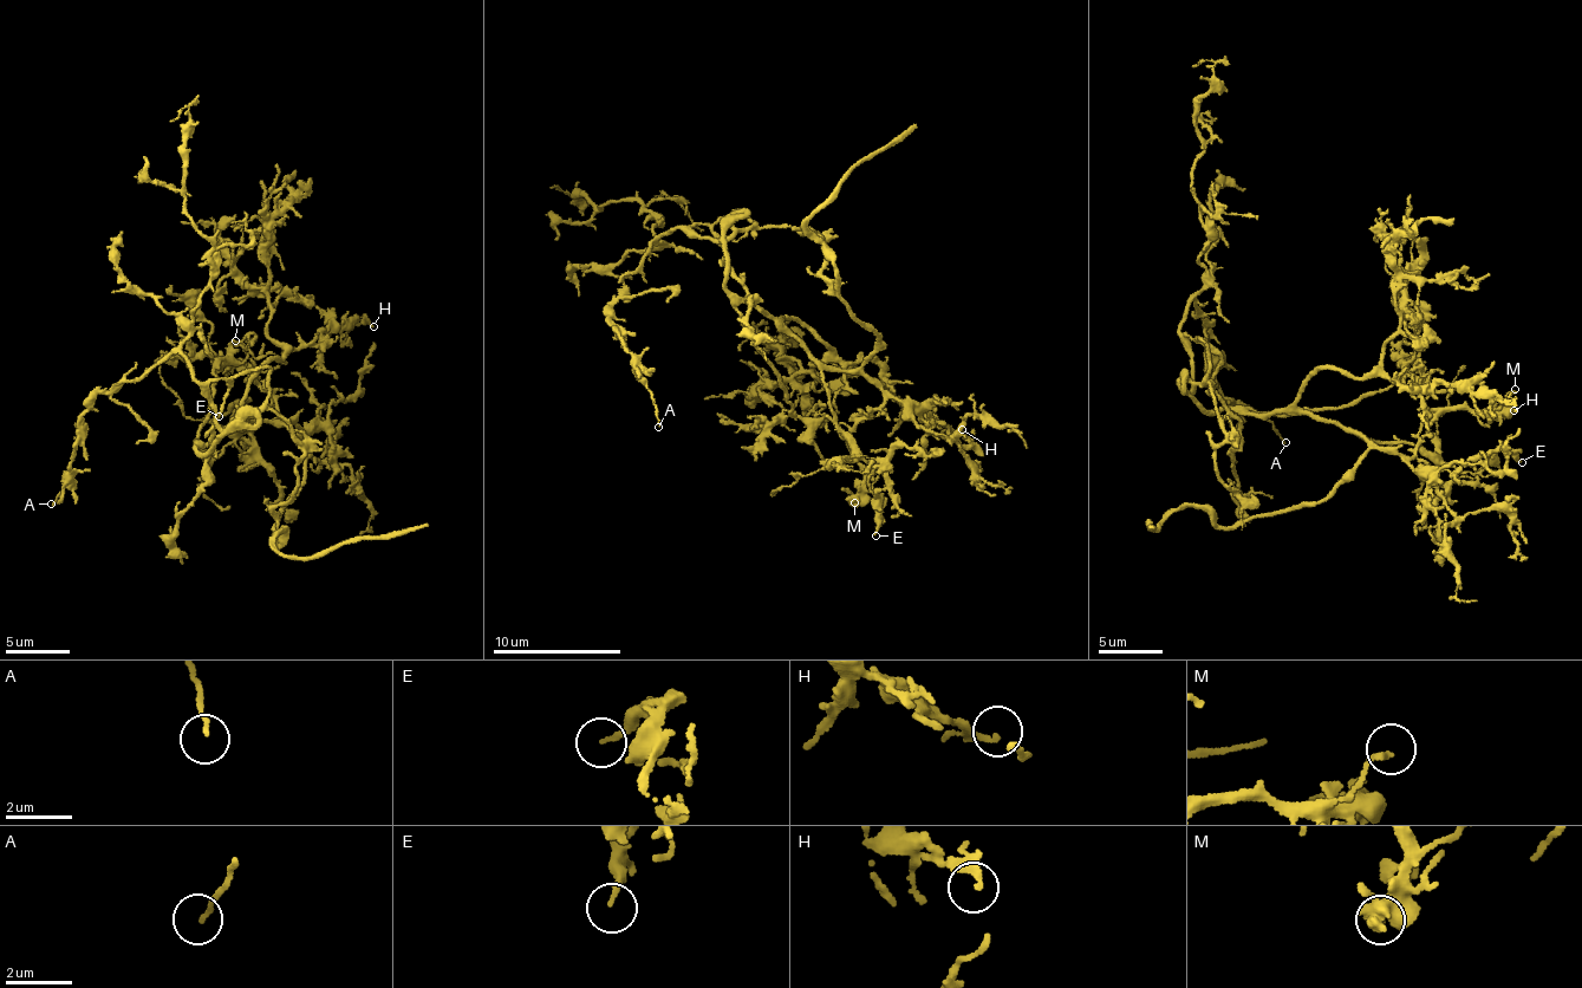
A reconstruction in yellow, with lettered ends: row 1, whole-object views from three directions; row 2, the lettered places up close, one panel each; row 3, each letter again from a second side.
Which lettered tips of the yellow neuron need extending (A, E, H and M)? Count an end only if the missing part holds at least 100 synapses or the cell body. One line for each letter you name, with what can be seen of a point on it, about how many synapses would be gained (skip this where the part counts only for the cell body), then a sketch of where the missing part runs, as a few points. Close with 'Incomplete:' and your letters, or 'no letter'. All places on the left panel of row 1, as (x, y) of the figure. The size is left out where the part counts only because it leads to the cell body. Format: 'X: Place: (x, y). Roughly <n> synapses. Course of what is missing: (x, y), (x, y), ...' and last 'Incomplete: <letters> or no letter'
Incomplete: no letter

